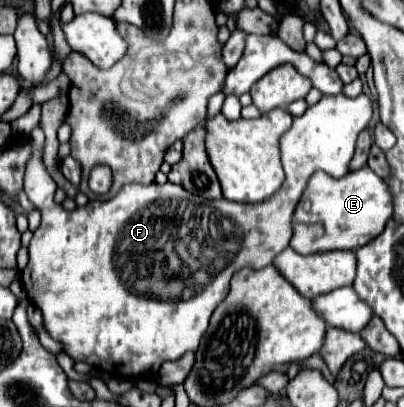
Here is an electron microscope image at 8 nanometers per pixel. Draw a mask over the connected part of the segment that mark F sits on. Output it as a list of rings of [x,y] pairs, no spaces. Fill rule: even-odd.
[[[343,93],[325,95],[301,117],[295,117],[291,129],[281,137],[285,183],[273,199],[261,205],[241,205],[227,199],[209,201],[199,195],[189,195],[181,185],[167,181],[165,185],[127,183],[109,201],[97,199],[77,211],[65,211],[54,201],[58,187],[43,161],[29,161],[25,171],[25,193],[41,211],[41,225],[29,243],[29,263],[21,273],[21,281],[31,301],[41,309],[45,329],[53,339],[63,343],[65,353],[73,361],[85,361],[121,377],[153,377],[161,363],[177,361],[187,351],[197,351],[207,331],[211,311],[225,299],[233,273],[241,267],[261,269],[271,265],[289,245],[293,235],[291,219],[311,175],[317,169],[335,179],[347,175],[357,135],[369,125],[371,117],[373,103],[365,93],[353,99]]]

